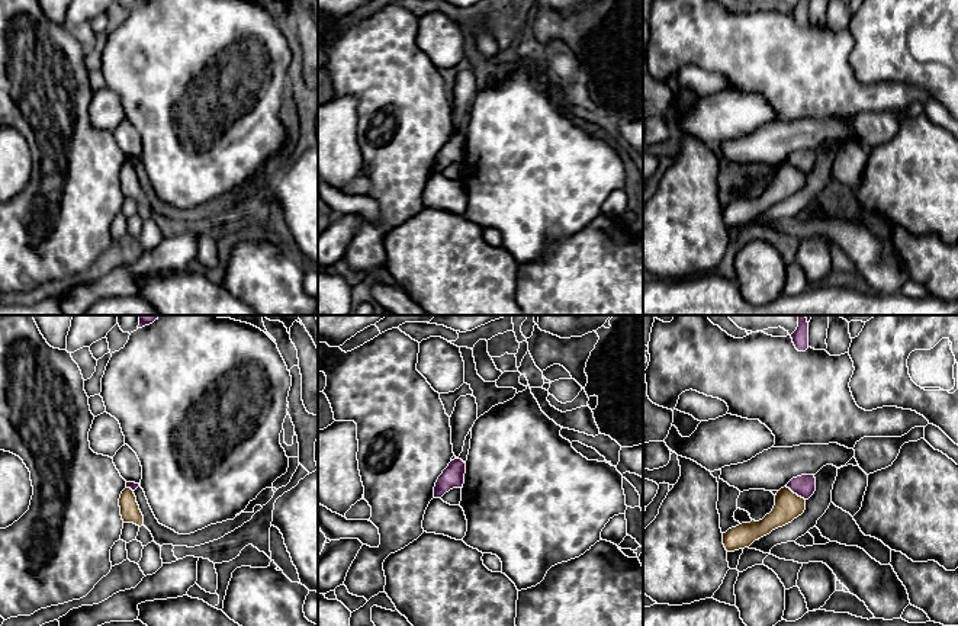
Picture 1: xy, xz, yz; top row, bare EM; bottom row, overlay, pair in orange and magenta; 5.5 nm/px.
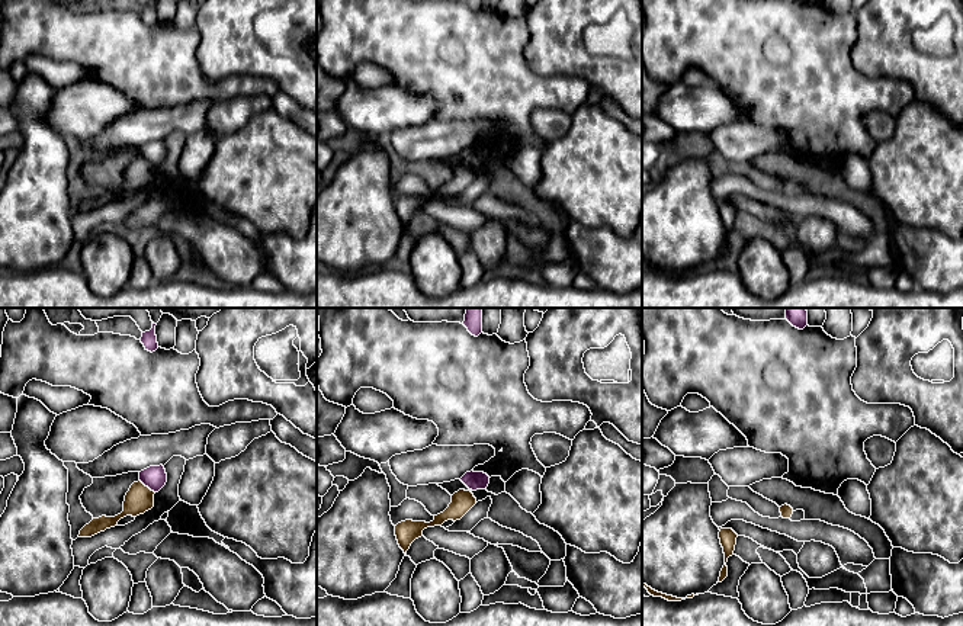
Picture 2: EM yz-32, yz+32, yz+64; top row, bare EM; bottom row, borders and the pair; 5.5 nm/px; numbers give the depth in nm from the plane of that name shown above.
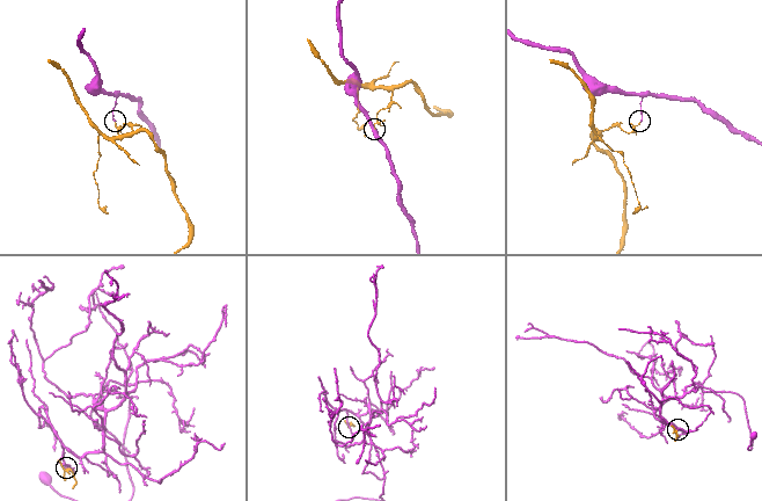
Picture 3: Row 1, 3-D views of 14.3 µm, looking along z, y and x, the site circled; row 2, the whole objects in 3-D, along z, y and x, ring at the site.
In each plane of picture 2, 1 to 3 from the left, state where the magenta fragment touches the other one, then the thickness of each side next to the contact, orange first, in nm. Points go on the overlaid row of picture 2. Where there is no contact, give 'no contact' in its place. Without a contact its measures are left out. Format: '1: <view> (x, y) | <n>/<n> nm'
1: yz-32 (147, 487) | 160/130 nm
2: no contact
3: no contact

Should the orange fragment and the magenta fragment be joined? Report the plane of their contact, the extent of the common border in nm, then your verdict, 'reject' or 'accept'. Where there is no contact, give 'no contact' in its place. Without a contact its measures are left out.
yz | 130 nm | reject

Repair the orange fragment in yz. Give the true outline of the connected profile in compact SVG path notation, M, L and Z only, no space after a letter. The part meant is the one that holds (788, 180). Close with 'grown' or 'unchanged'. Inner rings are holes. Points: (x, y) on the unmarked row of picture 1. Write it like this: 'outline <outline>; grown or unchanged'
outline M781 163L775 170L775 180L762 195L742 198L723 208L723 219L727 227L749 222L755 215L769 209L772 205L791 198L806 184L806 174L790 163Z; unchanged

